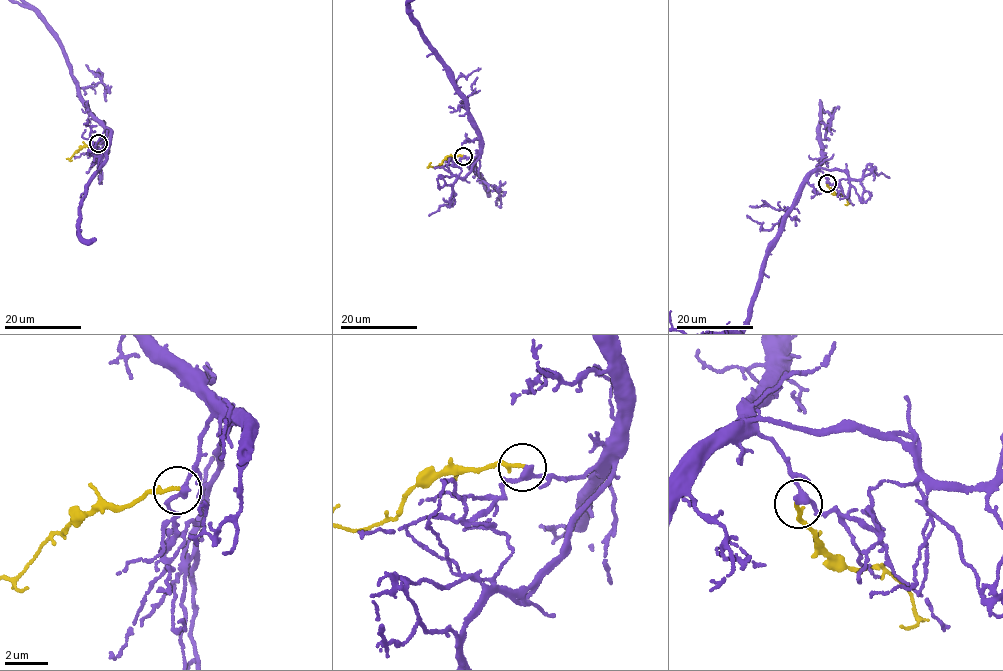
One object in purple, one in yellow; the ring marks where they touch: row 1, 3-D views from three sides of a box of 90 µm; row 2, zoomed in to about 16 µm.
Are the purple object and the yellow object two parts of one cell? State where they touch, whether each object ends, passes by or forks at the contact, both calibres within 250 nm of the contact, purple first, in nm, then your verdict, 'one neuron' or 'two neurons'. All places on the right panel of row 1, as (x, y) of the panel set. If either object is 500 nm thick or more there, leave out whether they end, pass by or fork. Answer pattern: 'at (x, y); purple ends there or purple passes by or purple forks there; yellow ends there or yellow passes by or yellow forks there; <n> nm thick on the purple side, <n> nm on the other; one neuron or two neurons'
at (827, 183); purple passes by; yellow ends there; 280 nm thick on the purple side, 170 nm on the other; two neurons

